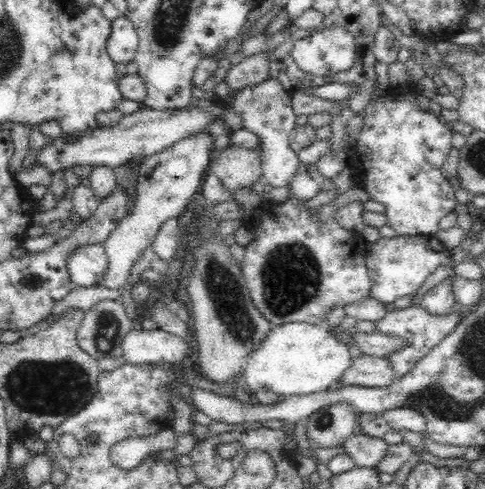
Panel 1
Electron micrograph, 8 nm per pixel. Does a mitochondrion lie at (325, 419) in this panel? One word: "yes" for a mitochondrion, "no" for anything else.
yes

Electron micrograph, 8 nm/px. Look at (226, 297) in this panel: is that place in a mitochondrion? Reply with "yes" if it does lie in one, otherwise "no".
yes

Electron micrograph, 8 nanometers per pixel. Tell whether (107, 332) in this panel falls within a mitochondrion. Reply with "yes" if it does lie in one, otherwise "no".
yes

